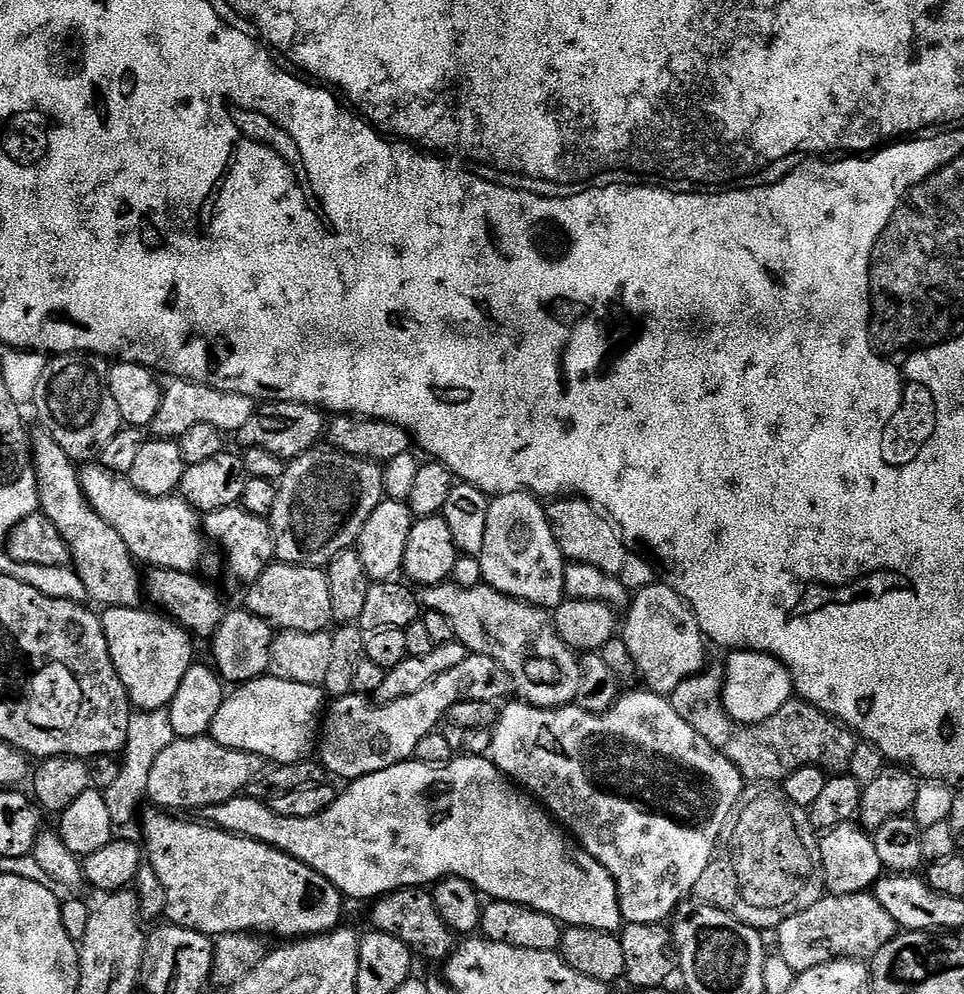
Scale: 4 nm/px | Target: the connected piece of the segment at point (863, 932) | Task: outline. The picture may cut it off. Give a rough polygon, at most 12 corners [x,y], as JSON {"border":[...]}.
{"border":[[871,891],[825,894],[780,924],[799,974],[871,958],[897,934]]}

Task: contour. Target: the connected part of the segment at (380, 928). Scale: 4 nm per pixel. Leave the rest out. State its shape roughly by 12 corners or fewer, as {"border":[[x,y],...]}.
{"border":[[427,887],[399,888],[371,905],[371,927],[428,960],[458,940]]}

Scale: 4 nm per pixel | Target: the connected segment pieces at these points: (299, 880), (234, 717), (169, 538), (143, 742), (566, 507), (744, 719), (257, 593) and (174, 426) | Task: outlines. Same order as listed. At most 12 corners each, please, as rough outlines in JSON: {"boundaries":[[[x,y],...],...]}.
{"boundaries":[[[152,810],[166,916],[323,936],[346,897],[289,852]],[[267,676],[239,685],[212,737],[275,765],[309,759],[326,692]],[[100,462],[81,480],[141,565],[197,571],[206,533],[183,496],[147,496]],[[141,711],[119,776],[103,791],[113,823],[147,797],[155,759],[177,738],[172,713]],[[553,499],[547,510],[569,561],[620,575],[630,555],[596,504]],[[766,652],[727,653],[724,705],[757,724],[794,696],[794,677]],[[273,562],[247,611],[273,629],[322,632],[336,601],[323,567]],[[176,378],[150,425],[181,438],[210,422],[239,434],[258,410],[246,394]]]}

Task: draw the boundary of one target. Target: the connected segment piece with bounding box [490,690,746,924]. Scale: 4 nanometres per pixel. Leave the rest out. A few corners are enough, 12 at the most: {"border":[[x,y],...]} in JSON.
{"border":[[651,690],[505,703],[490,759],[612,875],[695,893],[743,774]]}

